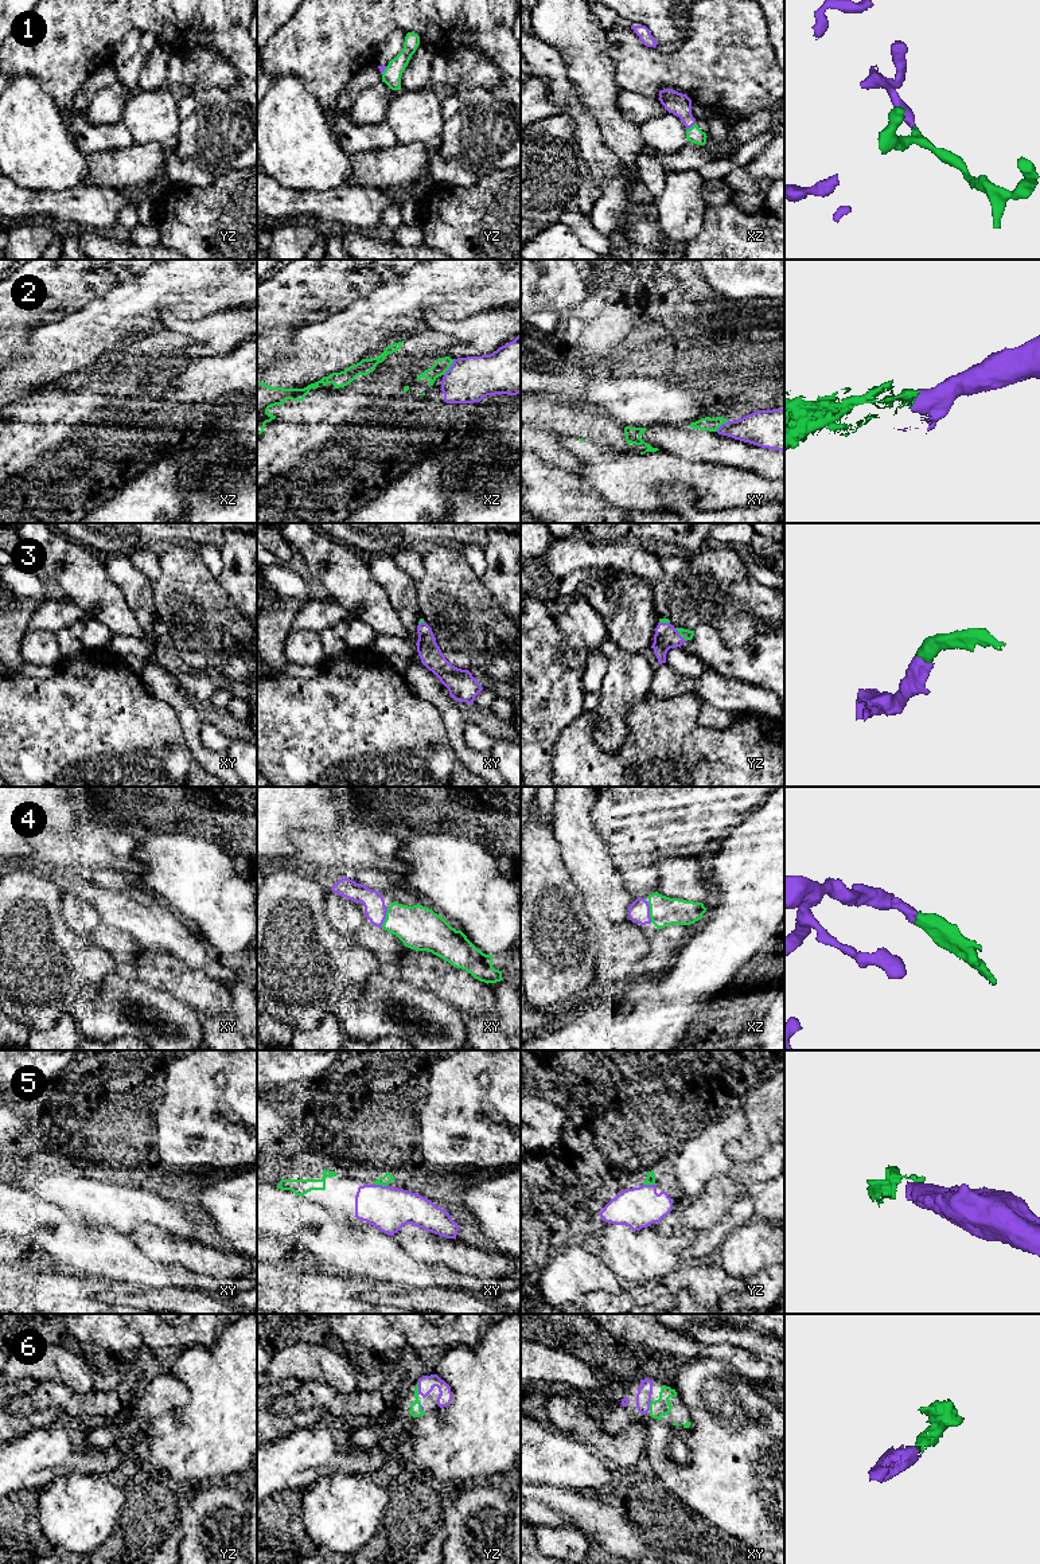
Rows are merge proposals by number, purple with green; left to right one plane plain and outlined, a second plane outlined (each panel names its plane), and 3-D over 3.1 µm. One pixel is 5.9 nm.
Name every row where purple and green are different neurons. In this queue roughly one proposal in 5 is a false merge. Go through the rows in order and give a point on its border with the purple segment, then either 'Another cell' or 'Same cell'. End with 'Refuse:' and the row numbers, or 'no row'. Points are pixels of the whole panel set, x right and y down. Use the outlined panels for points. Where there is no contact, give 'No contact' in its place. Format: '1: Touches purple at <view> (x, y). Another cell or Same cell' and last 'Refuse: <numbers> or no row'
1: Touches purple at xz (690, 127). Same cell
2: Touches purple at xz (450, 367). Another cell
3: Touches purple at yz (680, 635). Same cell
4: Touches purple at xz (649, 912). Same cell
5: Touches purple at xy (380, 1185). Same cell
6: Touches purple at yz (419, 1388). Same cell
Refuse: 2

